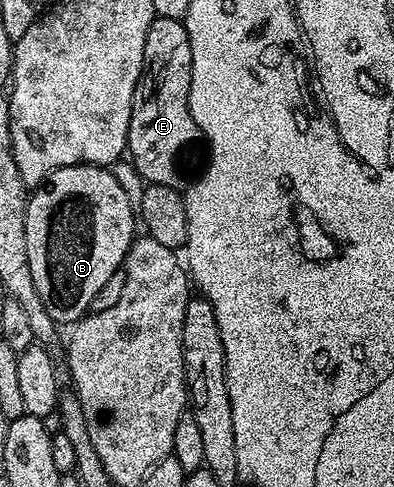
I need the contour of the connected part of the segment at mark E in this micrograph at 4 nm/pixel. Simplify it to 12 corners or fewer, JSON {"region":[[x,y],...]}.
{"region":[[155,16],[132,98],[128,156],[146,184],[182,190],[200,144],[192,46]]}

